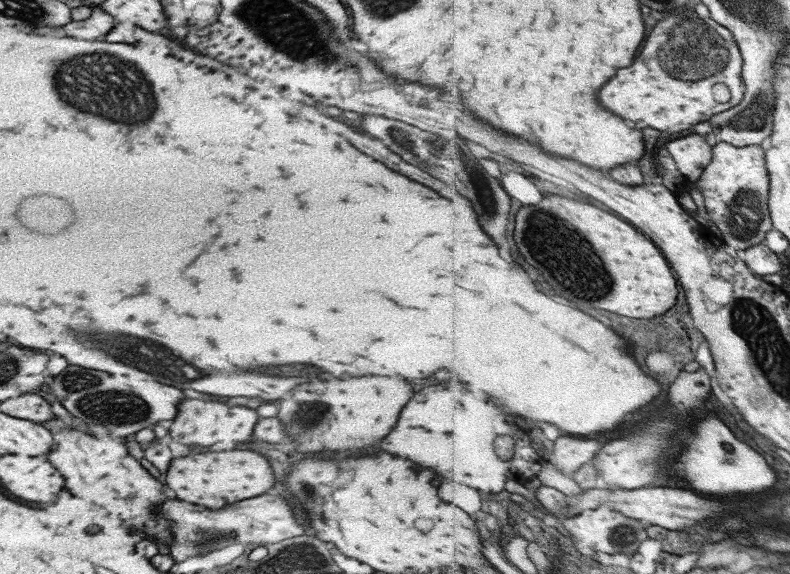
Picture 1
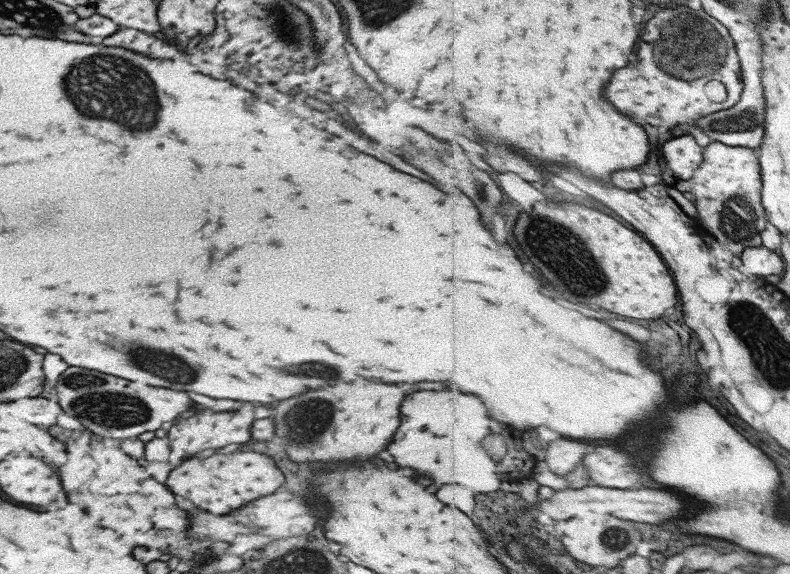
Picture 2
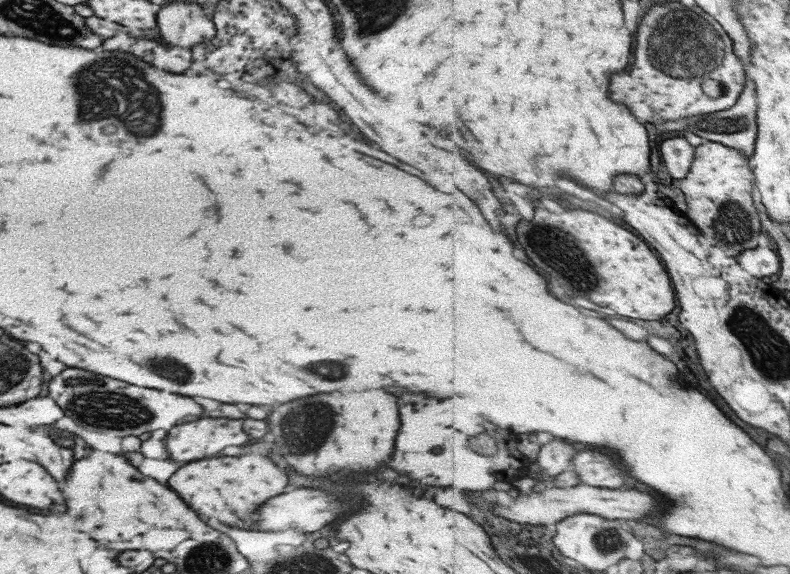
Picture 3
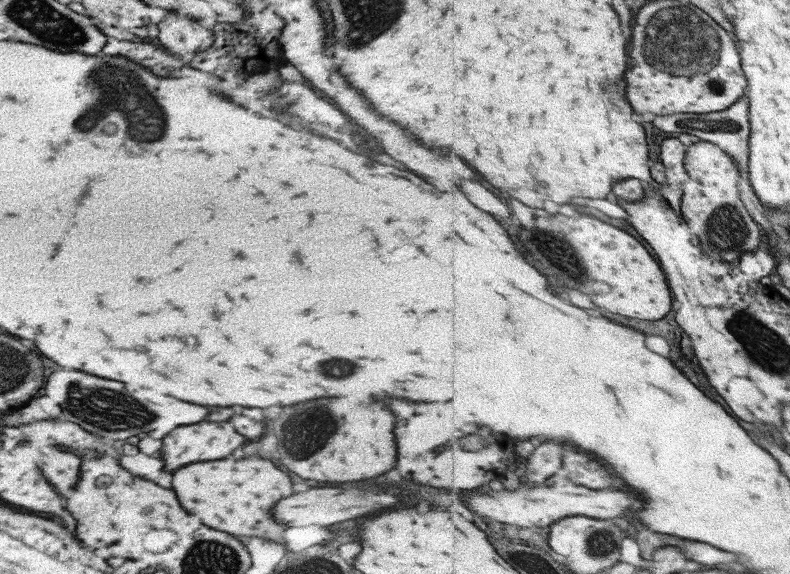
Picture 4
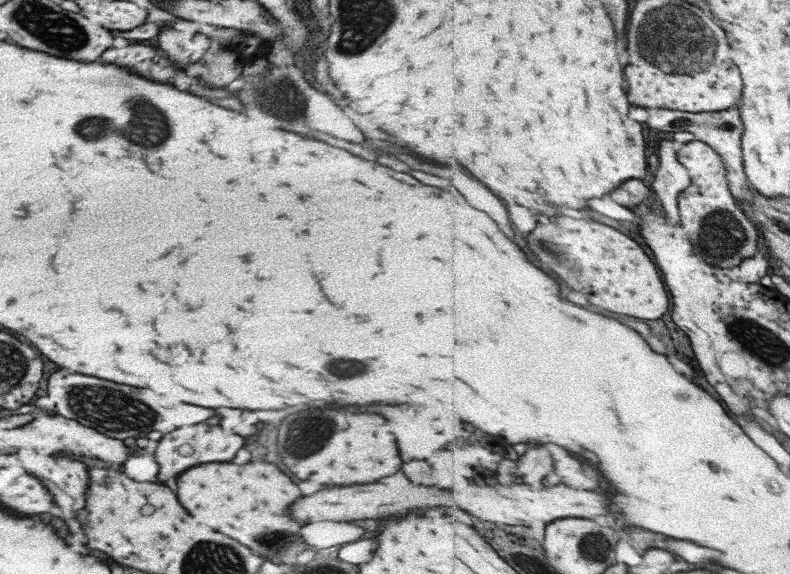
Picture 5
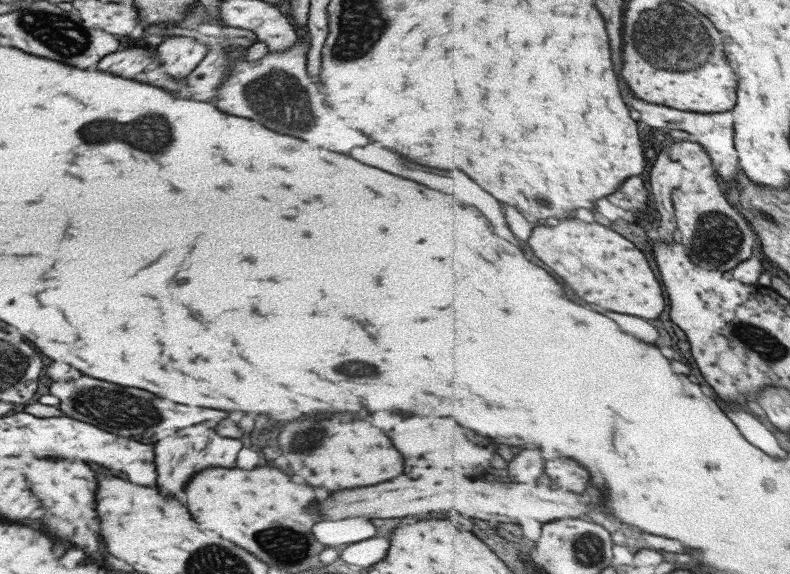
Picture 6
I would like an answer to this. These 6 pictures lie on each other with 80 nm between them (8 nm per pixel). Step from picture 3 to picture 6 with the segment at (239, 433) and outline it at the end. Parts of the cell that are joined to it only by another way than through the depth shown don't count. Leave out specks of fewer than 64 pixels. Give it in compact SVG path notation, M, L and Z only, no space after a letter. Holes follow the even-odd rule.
M199 424L185 428L185 430L179 430L167 438L155 442L153 462L155 462L155 470L157 470L157 488L161 490L161 494L173 496L175 492L179 492L183 488L183 484L195 472L199 472L203 468L209 468L209 466L231 468L231 466L235 466L235 454L239 448L241 448L239 440L221 438L213 430L207 430Z

